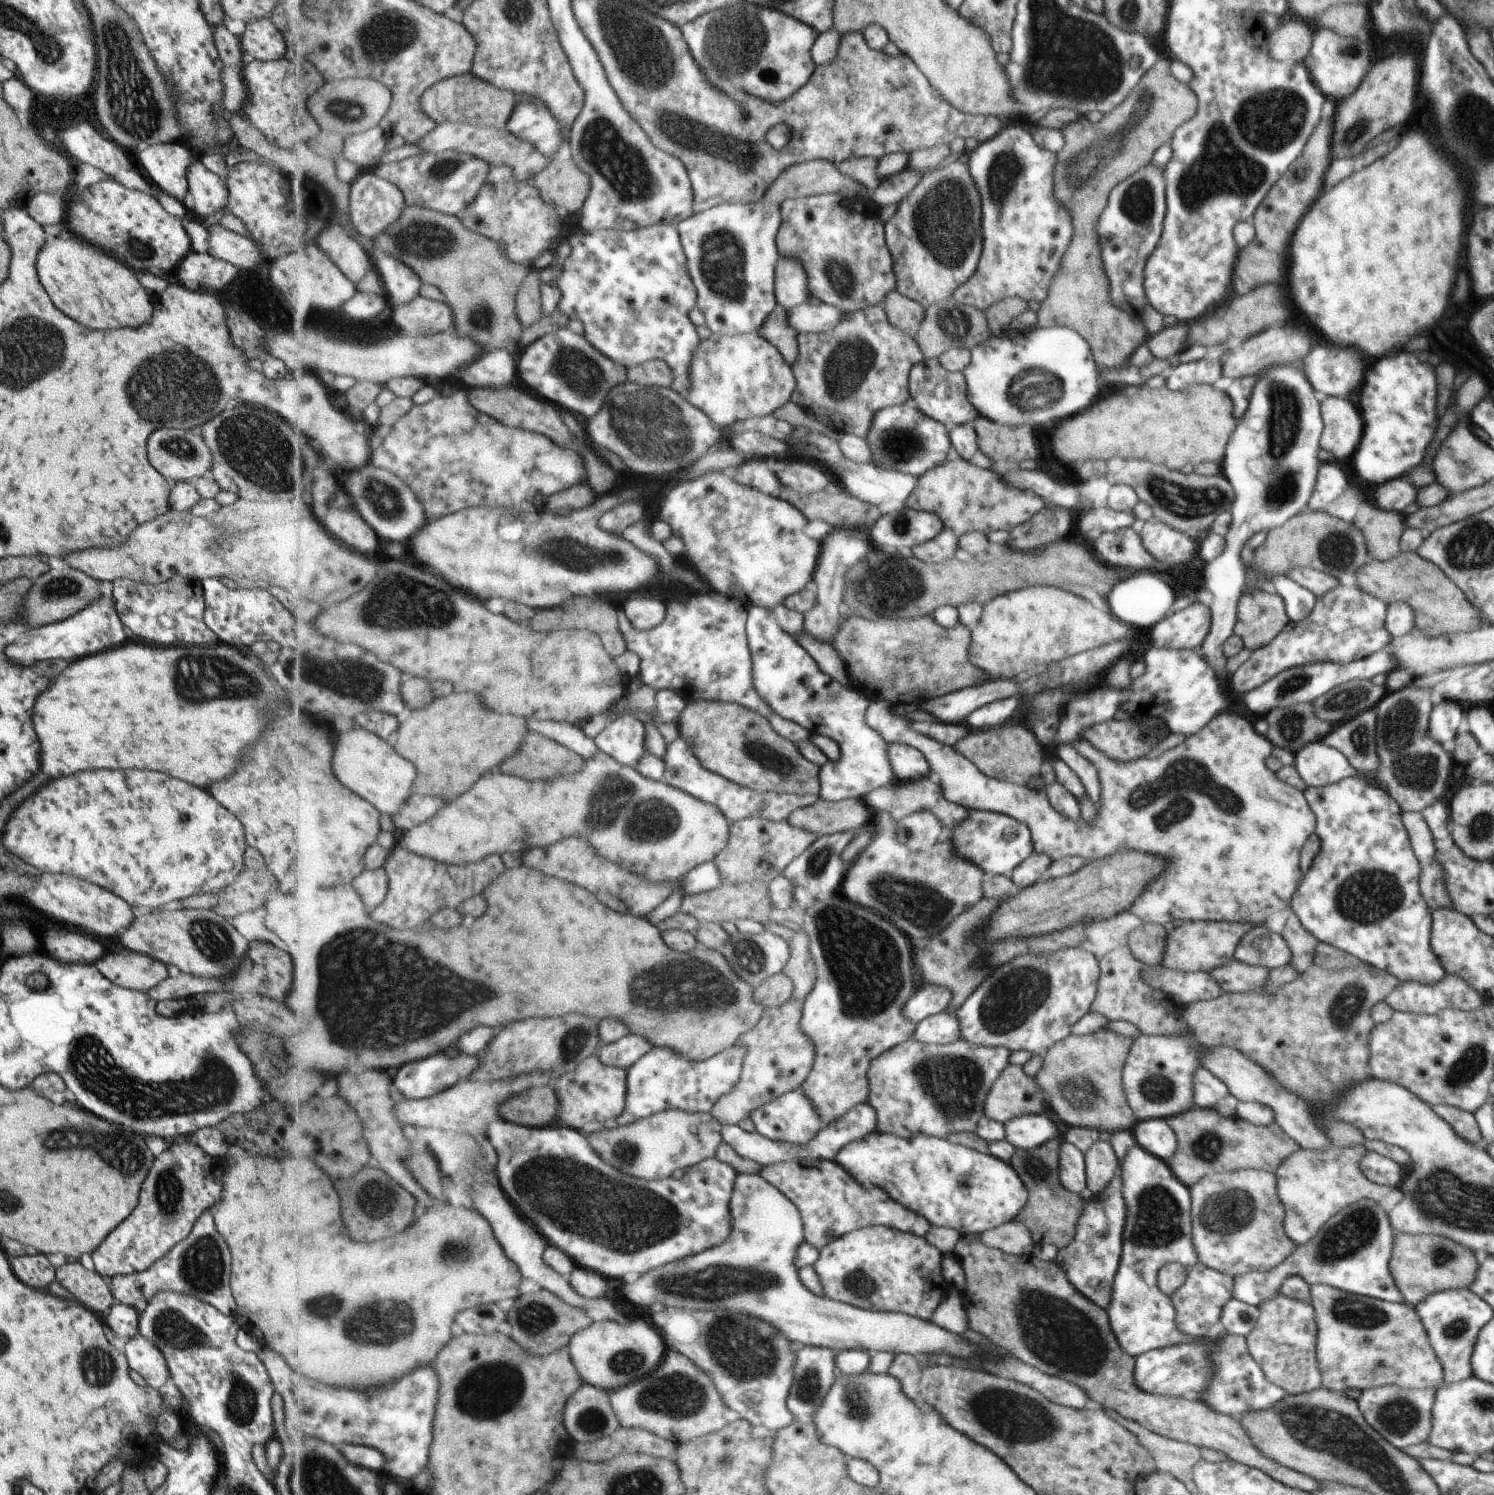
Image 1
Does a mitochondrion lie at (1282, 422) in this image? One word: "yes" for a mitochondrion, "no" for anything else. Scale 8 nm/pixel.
yes

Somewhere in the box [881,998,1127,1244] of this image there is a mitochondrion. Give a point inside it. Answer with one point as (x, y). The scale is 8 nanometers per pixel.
(950, 1083)

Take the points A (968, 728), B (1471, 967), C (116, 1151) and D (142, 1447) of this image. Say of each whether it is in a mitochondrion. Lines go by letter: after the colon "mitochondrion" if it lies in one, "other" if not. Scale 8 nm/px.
A: other
B: other
C: mitochondrion
D: other

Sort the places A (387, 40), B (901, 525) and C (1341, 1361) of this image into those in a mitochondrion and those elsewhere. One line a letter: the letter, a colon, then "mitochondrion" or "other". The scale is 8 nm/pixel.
A: mitochondrion
B: mitochondrion
C: other

